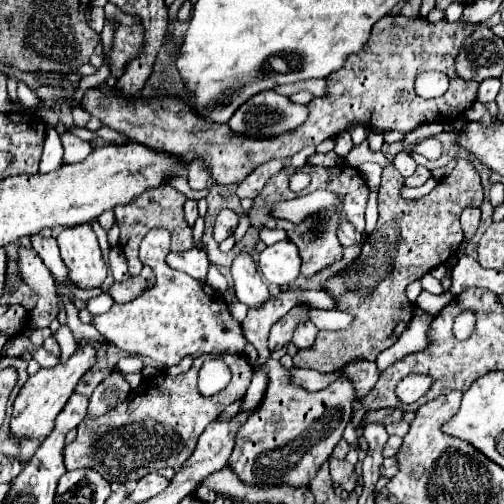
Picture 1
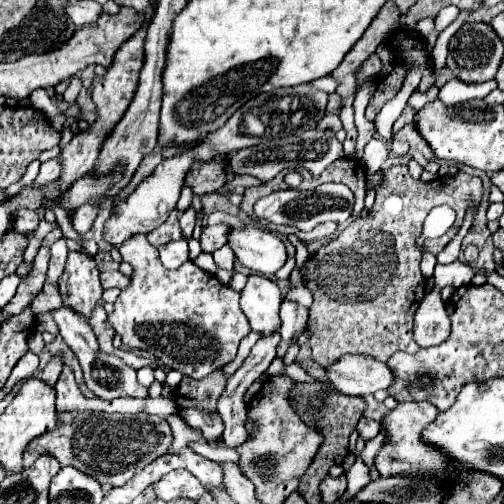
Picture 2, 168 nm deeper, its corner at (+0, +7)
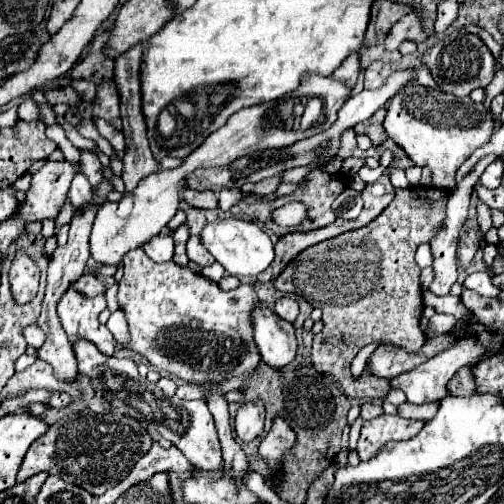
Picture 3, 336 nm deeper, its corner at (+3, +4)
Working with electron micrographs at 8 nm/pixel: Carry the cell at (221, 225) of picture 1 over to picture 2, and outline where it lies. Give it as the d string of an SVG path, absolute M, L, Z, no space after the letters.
M216 224L216 226L204 226L202 230L202 236L200 236L200 244L202 244L202 250L204 252L214 252L218 250L220 246L226 244L226 238L228 238L228 224Z

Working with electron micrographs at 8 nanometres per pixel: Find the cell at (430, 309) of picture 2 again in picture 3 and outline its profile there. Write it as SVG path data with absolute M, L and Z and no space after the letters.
M433 315L431 317L431 327L425 331L425 335L431 335L431 333L449 333L455 323L457 323L457 319L453 315Z

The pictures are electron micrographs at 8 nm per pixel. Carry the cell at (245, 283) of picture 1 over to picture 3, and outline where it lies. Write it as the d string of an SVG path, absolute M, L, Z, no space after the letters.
M259 303L257 311L253 311L253 327L255 327L255 343L263 355L263 363L281 369L293 363L297 353L297 337L295 327L271 313L265 303Z

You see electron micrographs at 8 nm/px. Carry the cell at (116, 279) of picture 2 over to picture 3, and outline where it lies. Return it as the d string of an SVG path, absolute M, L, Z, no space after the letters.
M85 273L83 277L79 277L73 283L73 289L79 291L81 295L85 295L85 297L95 297L95 295L105 293L105 287L99 283L99 279L95 275L89 275L89 273Z

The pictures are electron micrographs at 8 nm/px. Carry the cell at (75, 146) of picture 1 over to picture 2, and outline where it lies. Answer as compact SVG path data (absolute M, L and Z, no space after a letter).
M52 158L52 160L44 162L44 164L42 164L42 168L40 168L40 174L38 174L38 182L42 184L44 180L48 182L48 180L58 178L60 170L62 170L62 162L60 162L60 158Z

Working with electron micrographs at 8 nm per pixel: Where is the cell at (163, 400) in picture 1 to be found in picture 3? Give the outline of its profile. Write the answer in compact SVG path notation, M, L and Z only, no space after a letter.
M91 409L71 411L63 419L59 419L55 425L51 425L47 433L41 435L37 443L33 443L33 447L29 447L19 467L17 483L23 483L25 479L29 479L31 475L37 475L39 471L47 471L49 475L59 475L67 483L83 487L91 495L103 495L109 487L115 487L119 481L123 481L129 475L133 465L139 461L139 457L143 457L149 451L149 447L151 447L149 433L145 433L133 417L123 417L119 413L95 413Z

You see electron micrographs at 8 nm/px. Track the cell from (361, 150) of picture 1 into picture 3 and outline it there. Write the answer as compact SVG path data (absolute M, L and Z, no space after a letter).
M413 11L407 17L403 17L387 37L387 51L395 51L403 41L415 41L423 43L427 39L427 31L423 31L421 13Z

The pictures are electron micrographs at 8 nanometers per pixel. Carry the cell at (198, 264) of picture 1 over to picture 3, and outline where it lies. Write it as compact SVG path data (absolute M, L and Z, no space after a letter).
M159 233L153 239L149 239L149 243L143 243L141 249L149 255L149 259L155 259L157 263L171 261L171 257L173 257L173 237L167 235L167 233Z

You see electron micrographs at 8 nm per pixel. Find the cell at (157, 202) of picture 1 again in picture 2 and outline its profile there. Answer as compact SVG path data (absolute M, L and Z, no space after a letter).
M174 208L174 212L168 216L168 220L160 226L160 244L168 244L172 240L180 240L182 232L178 226L178 210Z

